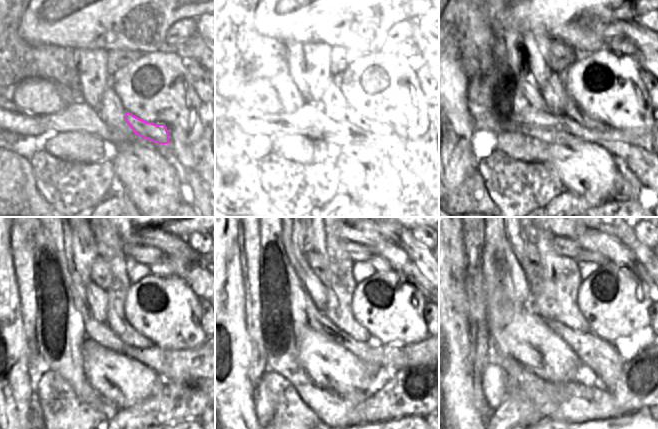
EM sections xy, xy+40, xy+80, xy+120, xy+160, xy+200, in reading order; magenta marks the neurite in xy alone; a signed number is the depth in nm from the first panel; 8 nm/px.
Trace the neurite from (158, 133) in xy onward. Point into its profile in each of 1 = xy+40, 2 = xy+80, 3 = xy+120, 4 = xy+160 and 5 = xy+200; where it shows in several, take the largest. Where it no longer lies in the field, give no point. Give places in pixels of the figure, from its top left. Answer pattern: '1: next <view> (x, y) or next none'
1: next xy+40 (352, 116)
2: next xy+80 (572, 109)
3: next xy+120 (108, 243)
4: next xy+160 (326, 241)
5: next xy+200 (556, 300)

